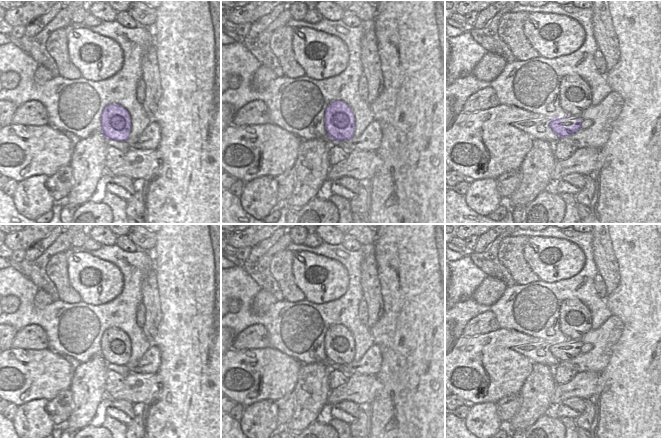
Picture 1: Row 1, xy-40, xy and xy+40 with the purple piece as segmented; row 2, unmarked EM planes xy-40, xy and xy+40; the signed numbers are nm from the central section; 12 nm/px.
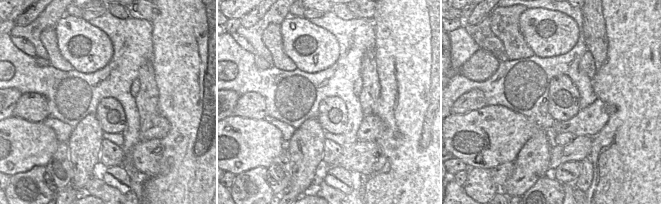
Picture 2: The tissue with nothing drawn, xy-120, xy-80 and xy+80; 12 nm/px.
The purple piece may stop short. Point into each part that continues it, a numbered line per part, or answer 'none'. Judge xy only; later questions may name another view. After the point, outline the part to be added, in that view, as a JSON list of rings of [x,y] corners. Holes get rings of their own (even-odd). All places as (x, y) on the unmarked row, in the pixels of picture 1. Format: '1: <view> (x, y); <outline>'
none

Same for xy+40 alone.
1: xy+40 (573, 322); [[[567,300],[560,306],[557,324],[548,329],[548,336],[555,336],[564,351],[577,343],[584,343],[585,334],[592,328],[589,308],[579,300]]]

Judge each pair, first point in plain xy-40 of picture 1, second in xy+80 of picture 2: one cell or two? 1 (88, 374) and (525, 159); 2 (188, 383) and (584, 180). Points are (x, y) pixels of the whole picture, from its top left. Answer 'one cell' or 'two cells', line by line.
1: one cell
2: two cells

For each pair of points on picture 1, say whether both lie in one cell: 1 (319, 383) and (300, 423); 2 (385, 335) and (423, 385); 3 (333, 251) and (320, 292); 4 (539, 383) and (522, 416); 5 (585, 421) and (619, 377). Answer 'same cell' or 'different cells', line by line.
1: same cell
2: same cell
3: different cells
4: same cell
5: different cells

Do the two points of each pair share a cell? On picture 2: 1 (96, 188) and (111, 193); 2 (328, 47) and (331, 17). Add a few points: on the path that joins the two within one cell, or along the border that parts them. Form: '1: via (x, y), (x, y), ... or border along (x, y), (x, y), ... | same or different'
1: via (100, 190), (107, 193) | same
2: border along (308, 20), (328, 30), (335, 37), (340, 52) | different

